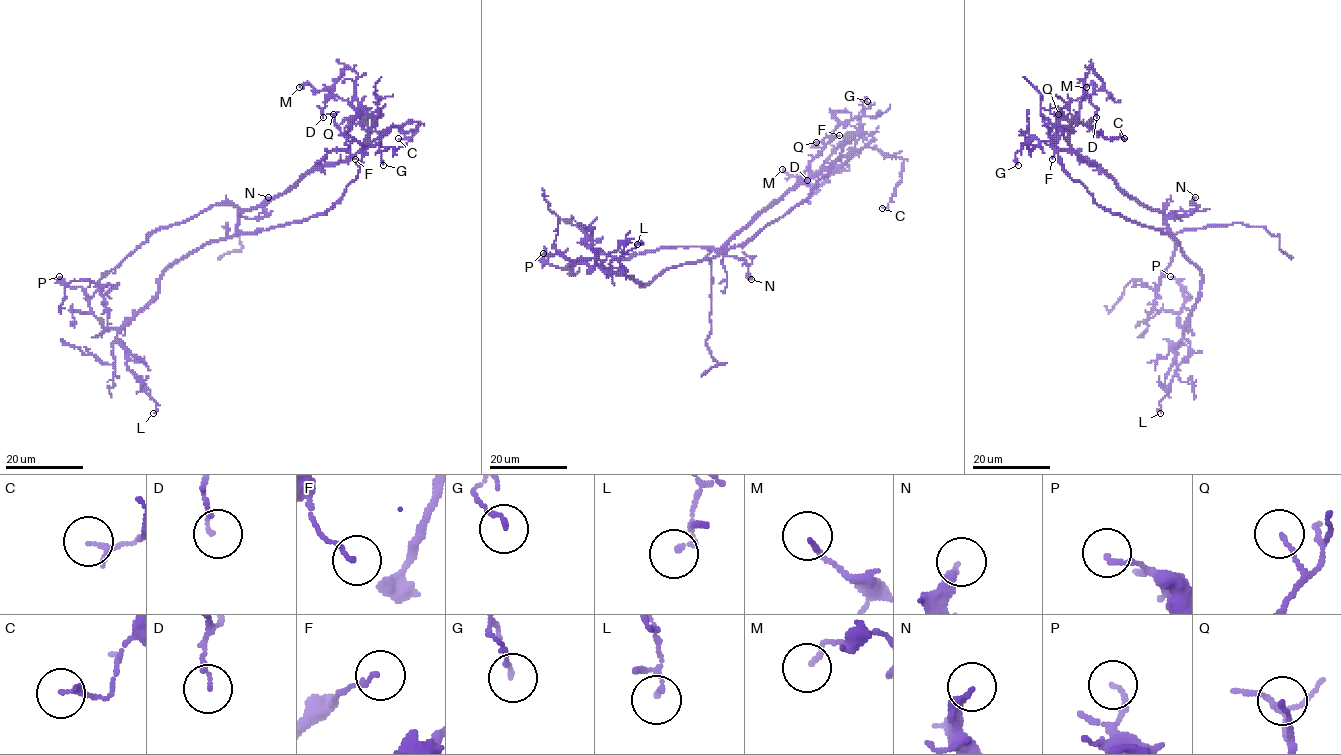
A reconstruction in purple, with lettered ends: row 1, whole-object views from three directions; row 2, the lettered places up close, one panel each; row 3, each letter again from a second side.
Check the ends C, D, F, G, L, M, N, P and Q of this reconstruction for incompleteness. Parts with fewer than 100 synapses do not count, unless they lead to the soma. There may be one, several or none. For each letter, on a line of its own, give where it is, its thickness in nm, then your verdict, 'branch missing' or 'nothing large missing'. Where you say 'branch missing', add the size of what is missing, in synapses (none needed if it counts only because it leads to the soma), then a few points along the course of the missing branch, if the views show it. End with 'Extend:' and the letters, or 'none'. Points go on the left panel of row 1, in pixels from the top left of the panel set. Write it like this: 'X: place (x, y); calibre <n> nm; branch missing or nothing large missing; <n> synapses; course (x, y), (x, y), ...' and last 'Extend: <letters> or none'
C: place (398, 138); calibre 140 nm; nothing large missing
D: place (323, 117); calibre 110 nm; nothing large missing
F: place (355, 159); calibre 120 nm; nothing large missing
G: place (383, 165); calibre 130 nm; nothing large missing
L: place (153, 413); calibre 110 nm; nothing large missing
M: place (299, 87); calibre 110 nm; nothing large missing
N: place (268, 197); calibre 240 nm; nothing large missing
P: place (59, 276); calibre 140 nm; nothing large missing
Q: place (333, 114); calibre 130 nm; nothing large missing
Extend: none

